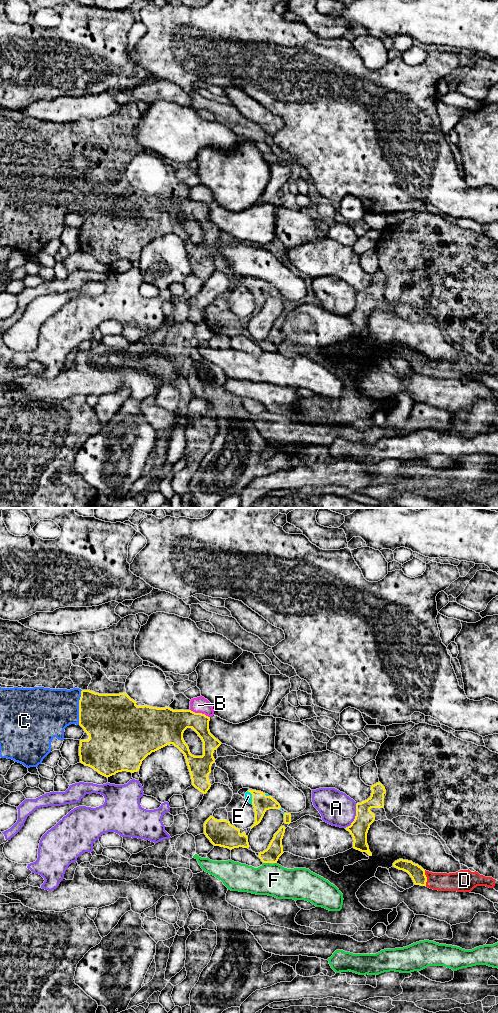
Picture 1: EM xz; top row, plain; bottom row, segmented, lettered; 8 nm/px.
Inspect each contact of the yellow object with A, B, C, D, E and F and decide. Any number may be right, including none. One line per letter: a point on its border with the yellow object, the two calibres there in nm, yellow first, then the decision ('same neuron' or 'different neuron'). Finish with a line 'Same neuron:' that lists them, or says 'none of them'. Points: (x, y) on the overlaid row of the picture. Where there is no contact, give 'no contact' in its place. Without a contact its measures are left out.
A: xz (355, 817) | 150/280 nm | different neuron
B: xz (200, 713) | 240/130 nm | different neuron
C: xz (79, 707) | 400/360 nm | same neuron
D: xz (426, 878) | 120/150 nm | same neuron
E: xz (252, 797) | 140/60 nm | same neuron
F: xz (266, 862) | 130/260 nm | different neuron
Same neuron: C, D, E

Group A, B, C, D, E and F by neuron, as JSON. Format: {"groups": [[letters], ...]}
{"groups": [["A"], ["B"], ["C", "D", "E"], ["F"]]}

